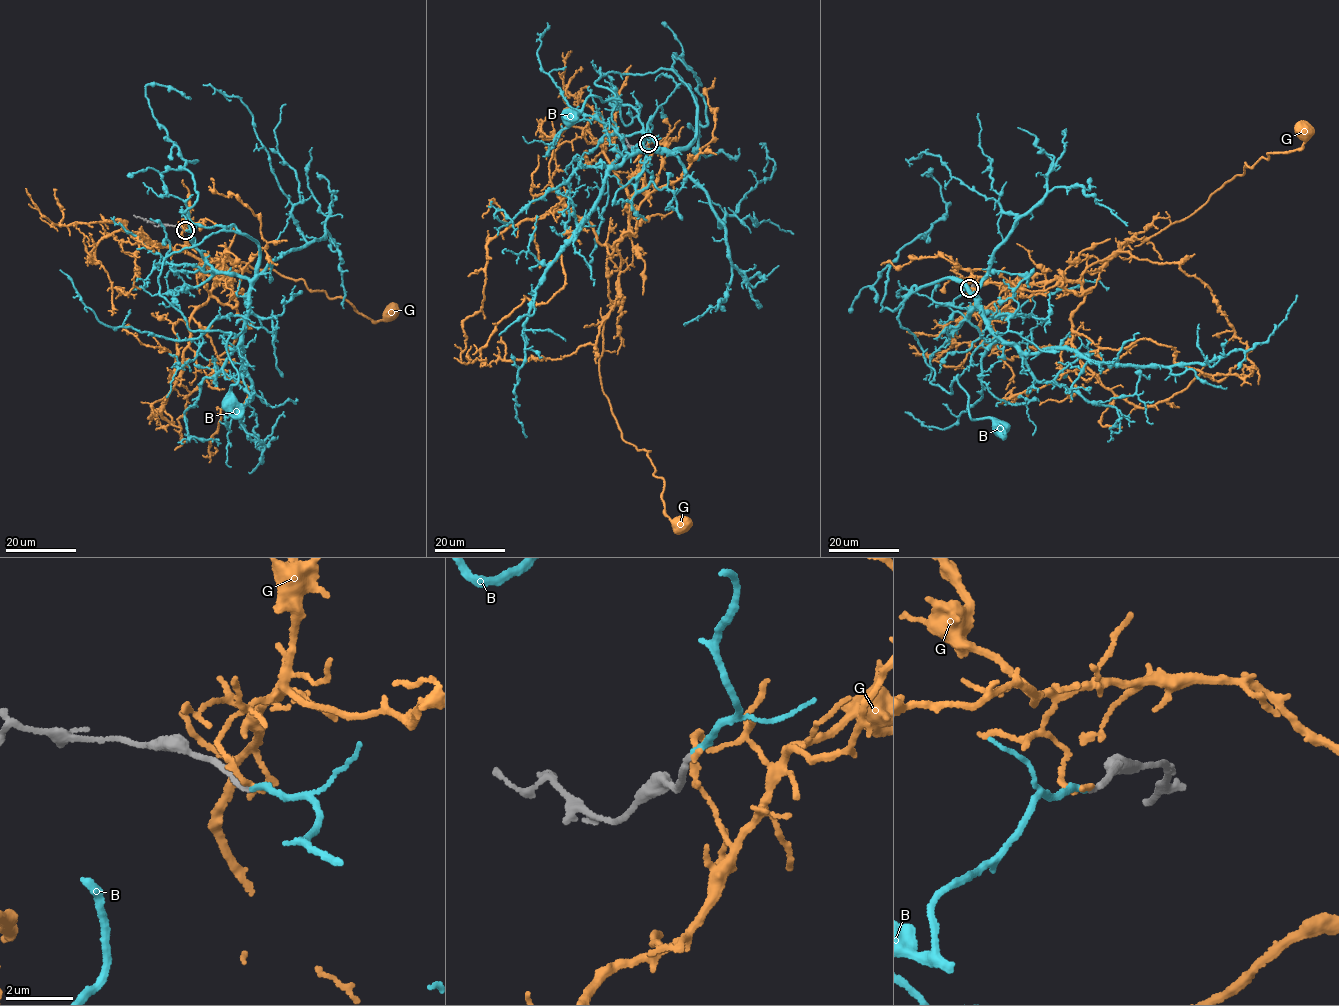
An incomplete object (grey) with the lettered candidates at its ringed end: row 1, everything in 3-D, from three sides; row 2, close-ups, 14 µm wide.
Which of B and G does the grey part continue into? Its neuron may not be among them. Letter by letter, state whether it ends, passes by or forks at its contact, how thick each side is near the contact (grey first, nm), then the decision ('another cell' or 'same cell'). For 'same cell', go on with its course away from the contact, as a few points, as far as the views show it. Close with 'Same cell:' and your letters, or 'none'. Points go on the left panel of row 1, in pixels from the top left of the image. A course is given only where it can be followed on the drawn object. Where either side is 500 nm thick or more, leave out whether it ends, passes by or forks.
B: it ends there; 150 nm thick on the grey side, 170 nm on the other; same cell; it runs (185, 231), (215, 269), (249, 279), (258, 242), (221, 230), (160, 274), (188, 328), (231, 333), (226, 403)
G: it ends there; 150 nm thick on the grey side, 150 nm on the other; another cell
Same cell: B

